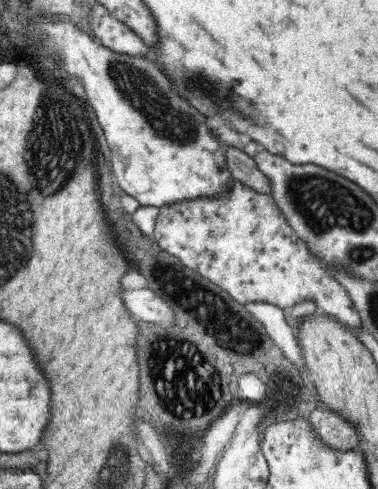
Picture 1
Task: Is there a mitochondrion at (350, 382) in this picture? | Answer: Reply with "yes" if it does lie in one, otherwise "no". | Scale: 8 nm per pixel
no

